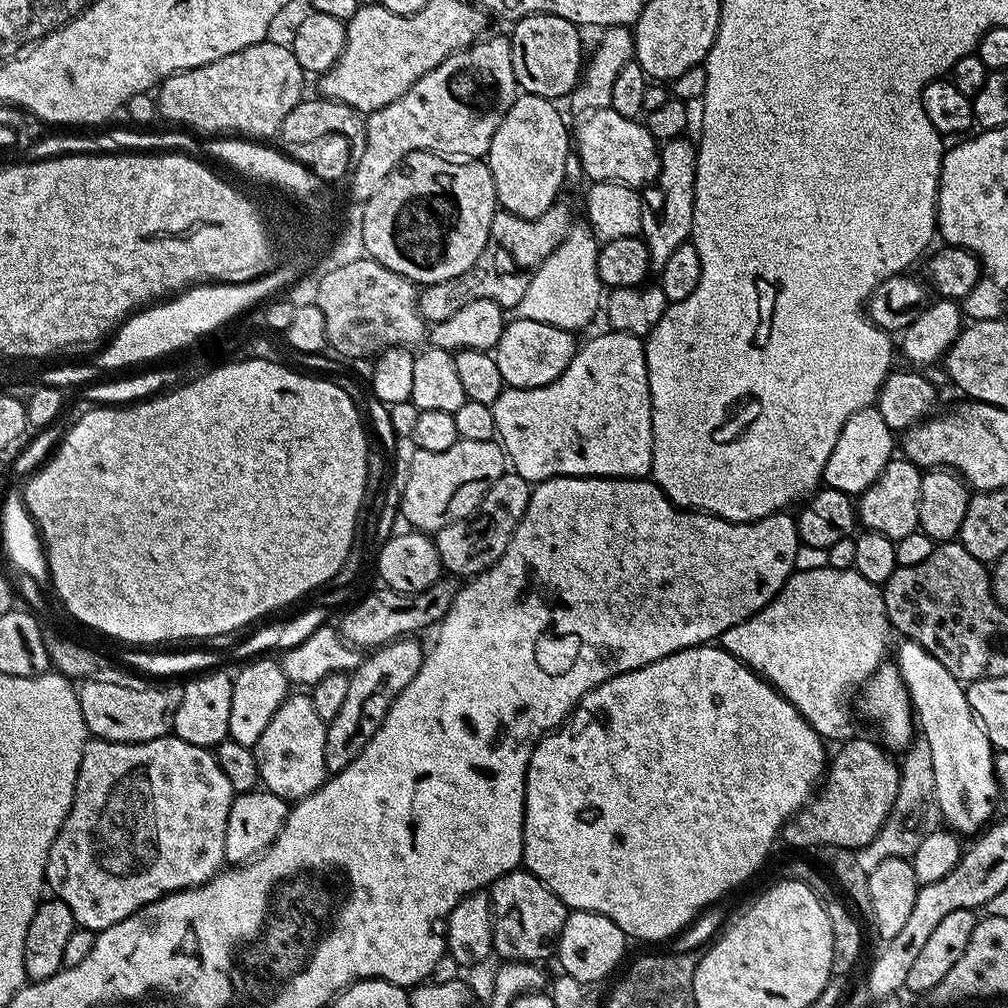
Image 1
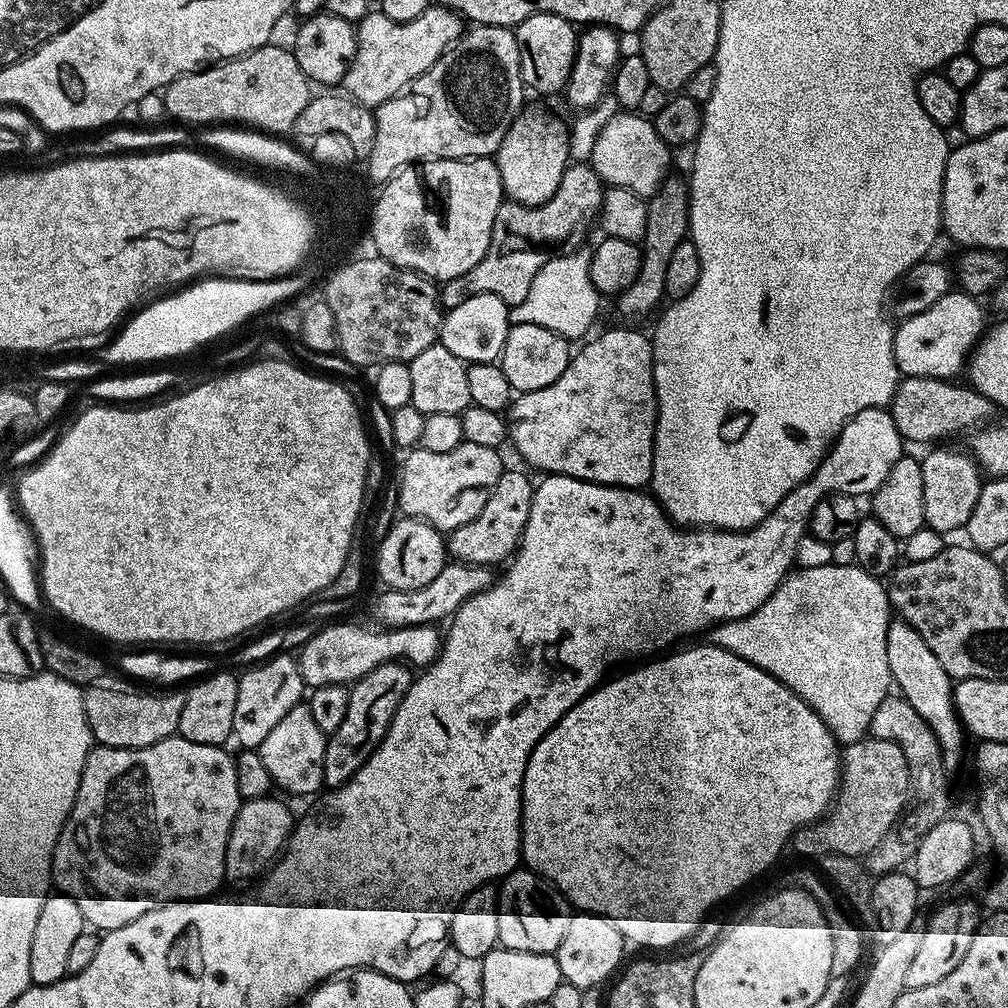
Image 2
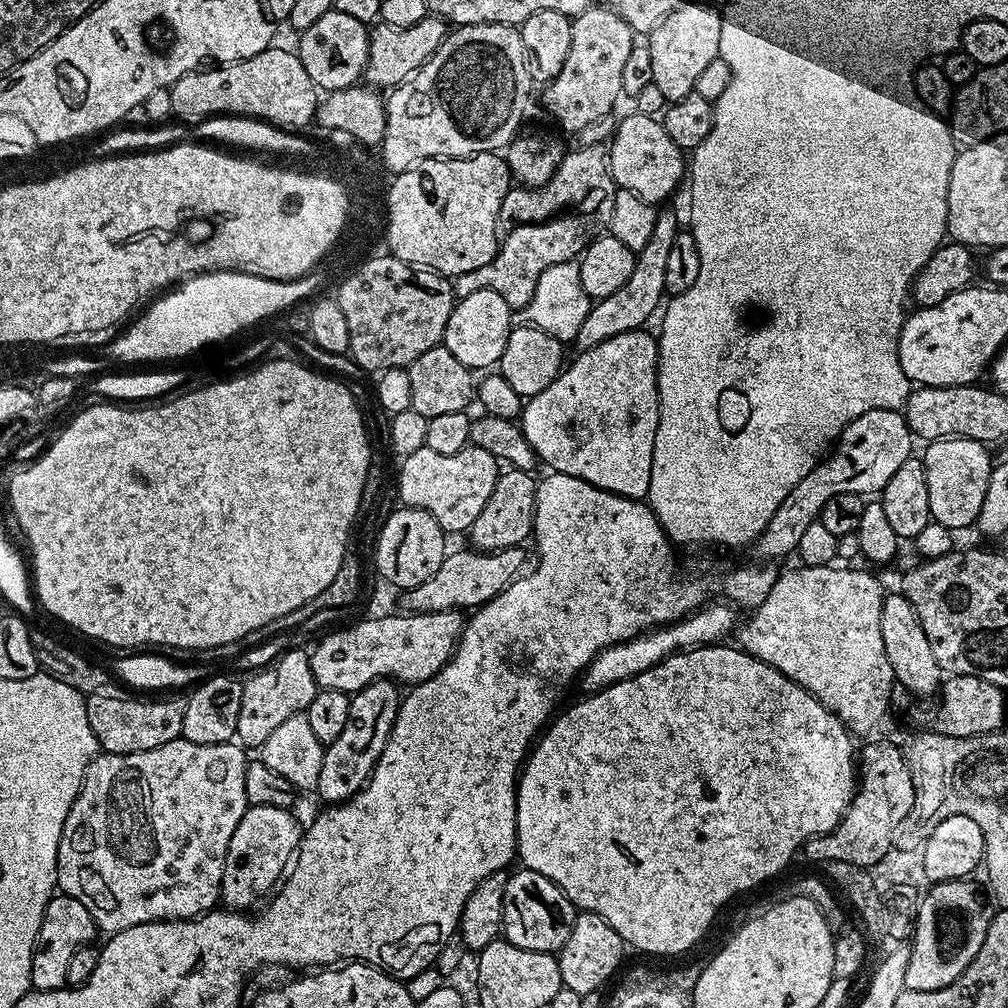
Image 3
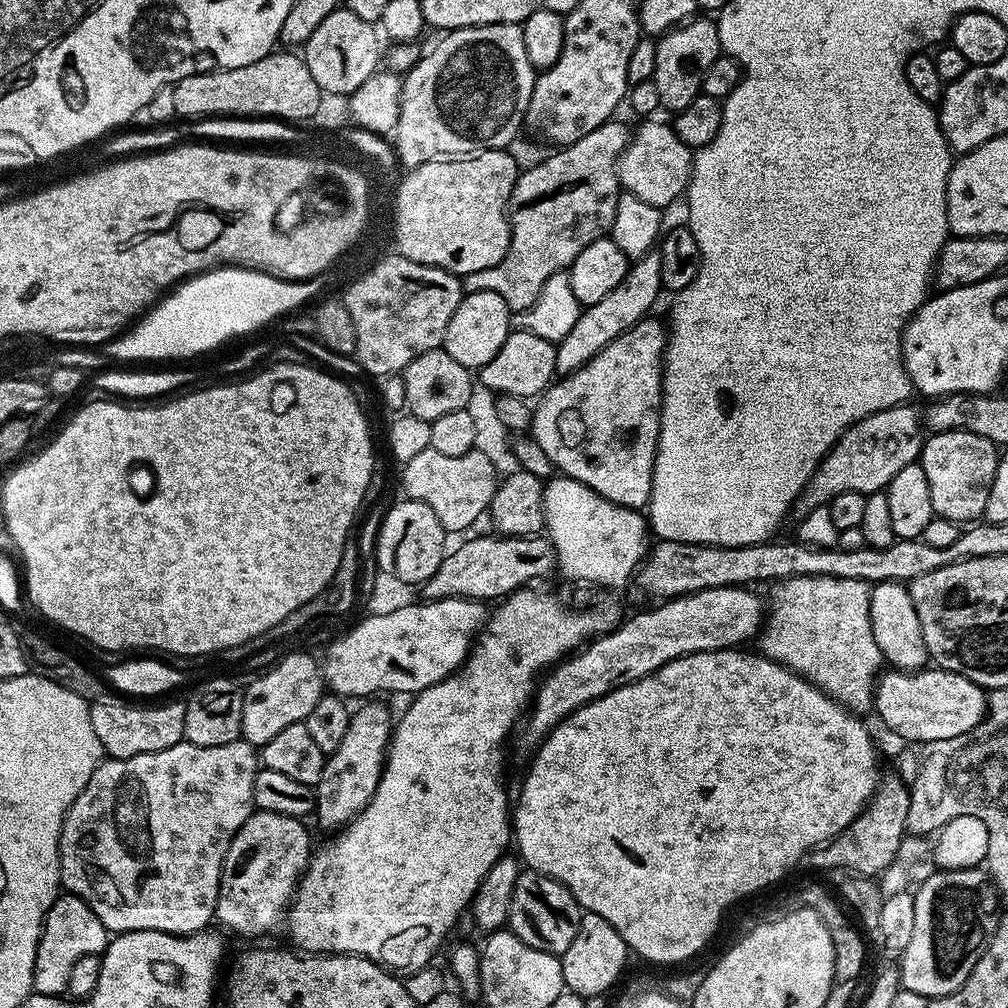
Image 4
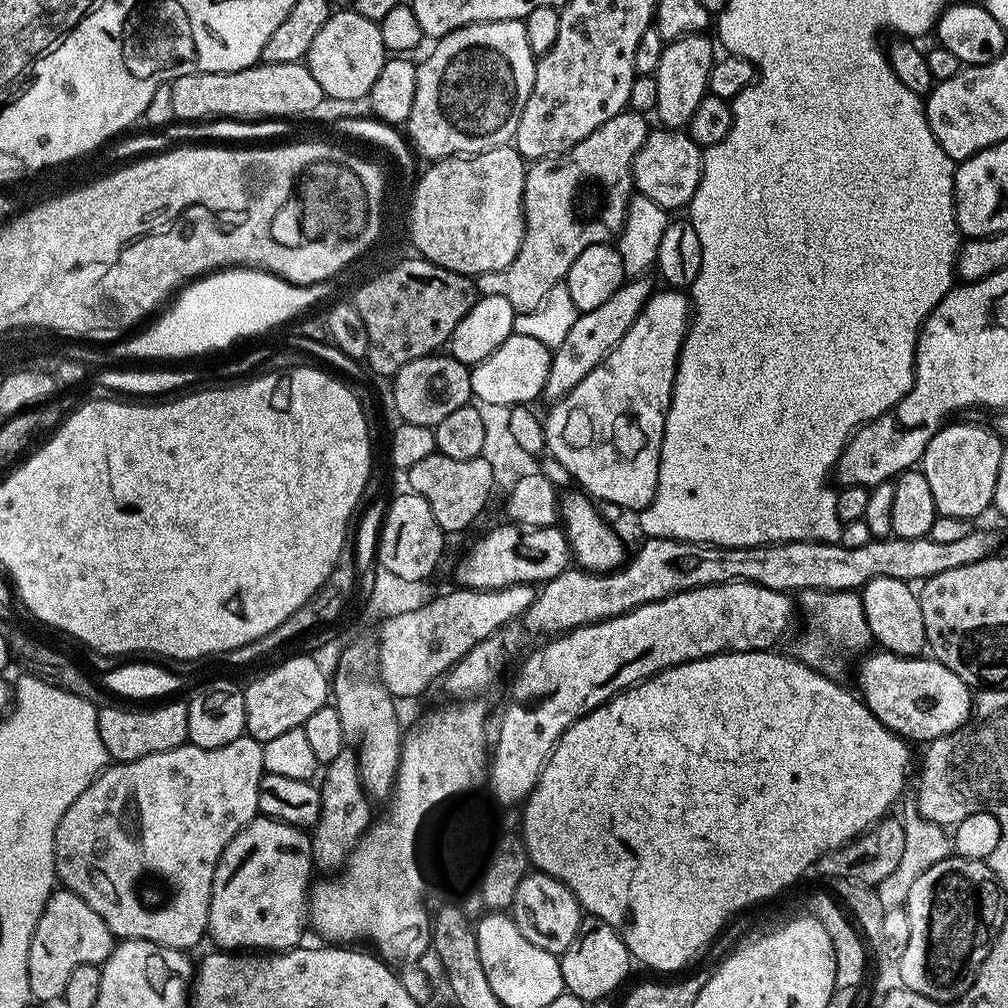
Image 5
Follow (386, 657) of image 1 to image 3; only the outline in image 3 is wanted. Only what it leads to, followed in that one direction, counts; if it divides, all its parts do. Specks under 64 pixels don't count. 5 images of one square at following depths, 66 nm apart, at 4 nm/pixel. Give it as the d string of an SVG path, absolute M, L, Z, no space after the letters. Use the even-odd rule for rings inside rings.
M375 680L362 690L351 693L351 697L346 727L333 744L325 747L322 774L318 774L318 786L314 789L315 795L320 795L328 806L349 800L363 790L390 738L390 730L400 709L402 688L395 680Z

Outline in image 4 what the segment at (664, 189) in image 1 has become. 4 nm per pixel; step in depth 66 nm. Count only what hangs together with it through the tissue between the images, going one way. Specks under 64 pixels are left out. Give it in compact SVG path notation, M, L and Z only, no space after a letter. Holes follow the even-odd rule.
M659 251L648 252L642 259L629 267L626 278L602 298L602 302L587 305L581 311L578 322L570 329L570 334L556 344L556 370L560 374L571 374L579 370L586 362L593 360L603 348L623 332L628 332L635 324L645 319L648 312L656 304L660 292L664 288L662 282L662 262Z

